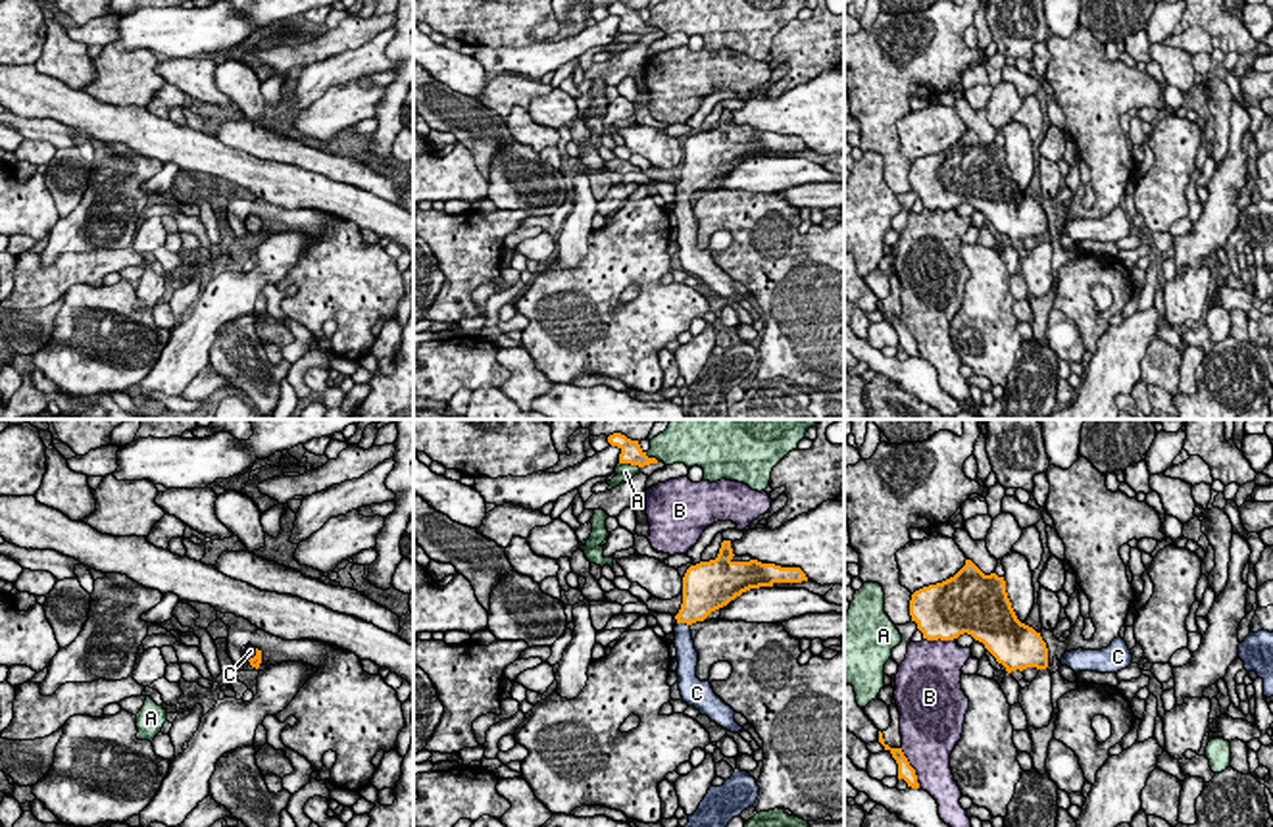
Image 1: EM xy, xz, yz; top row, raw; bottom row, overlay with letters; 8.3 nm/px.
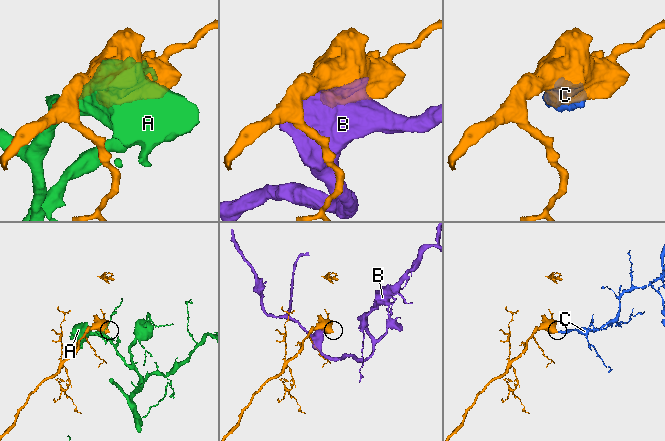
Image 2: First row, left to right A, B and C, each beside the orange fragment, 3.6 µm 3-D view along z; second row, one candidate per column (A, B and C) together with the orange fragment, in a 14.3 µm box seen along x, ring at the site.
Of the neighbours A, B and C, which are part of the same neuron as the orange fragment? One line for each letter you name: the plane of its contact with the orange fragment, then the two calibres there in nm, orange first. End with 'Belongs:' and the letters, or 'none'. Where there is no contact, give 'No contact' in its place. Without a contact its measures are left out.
C: Touches orange in xz. Thickness 300 nm (orange) against 160 nm
Belongs: C

